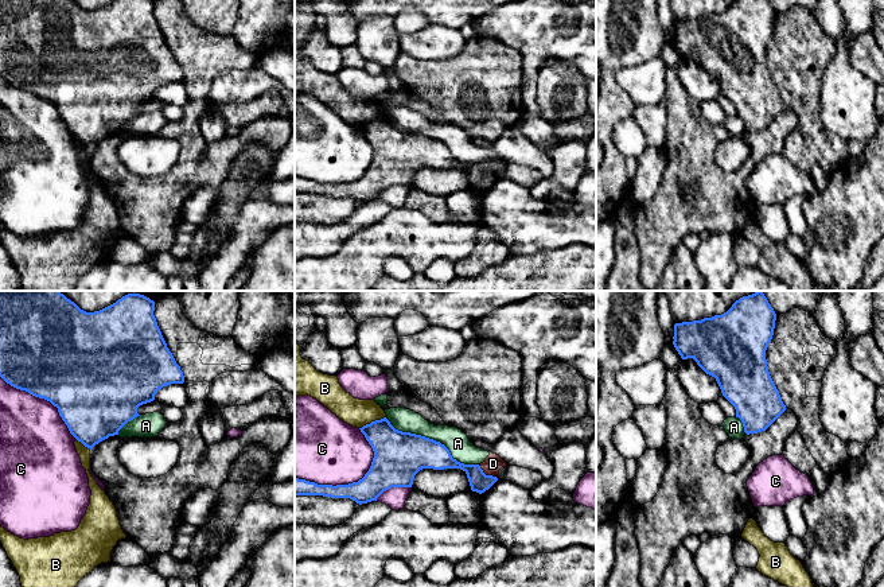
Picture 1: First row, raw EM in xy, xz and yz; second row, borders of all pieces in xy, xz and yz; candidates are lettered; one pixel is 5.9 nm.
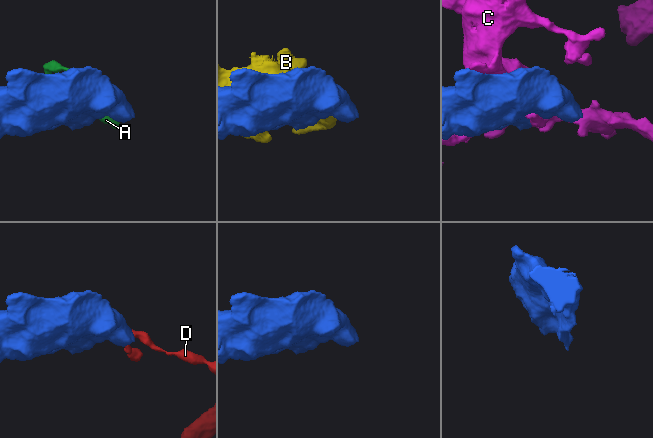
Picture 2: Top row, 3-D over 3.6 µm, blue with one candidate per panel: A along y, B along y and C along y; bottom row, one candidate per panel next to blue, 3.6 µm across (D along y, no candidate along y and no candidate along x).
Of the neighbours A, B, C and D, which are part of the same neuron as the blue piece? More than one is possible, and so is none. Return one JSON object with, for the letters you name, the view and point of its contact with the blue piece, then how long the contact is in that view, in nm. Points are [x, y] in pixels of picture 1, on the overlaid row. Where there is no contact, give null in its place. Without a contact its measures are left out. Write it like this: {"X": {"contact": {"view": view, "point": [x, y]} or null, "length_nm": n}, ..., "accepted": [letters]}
{"accepted": []}

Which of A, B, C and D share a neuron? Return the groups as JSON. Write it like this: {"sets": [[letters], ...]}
{"sets": [["A", "D"], ["B"], ["C"]]}

